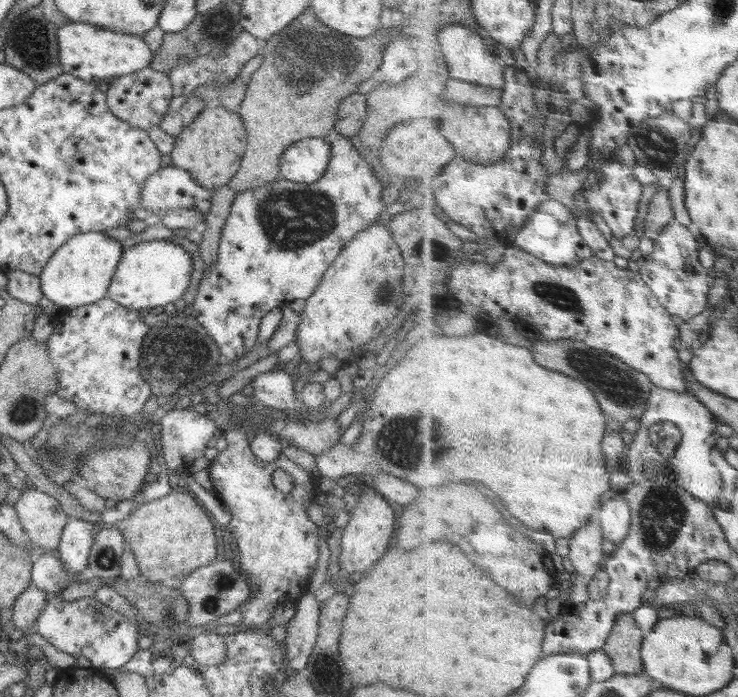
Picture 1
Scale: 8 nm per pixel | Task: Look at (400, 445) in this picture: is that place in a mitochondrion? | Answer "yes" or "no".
yes

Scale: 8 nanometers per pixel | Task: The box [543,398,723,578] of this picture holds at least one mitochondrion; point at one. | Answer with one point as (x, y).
(662, 513)

